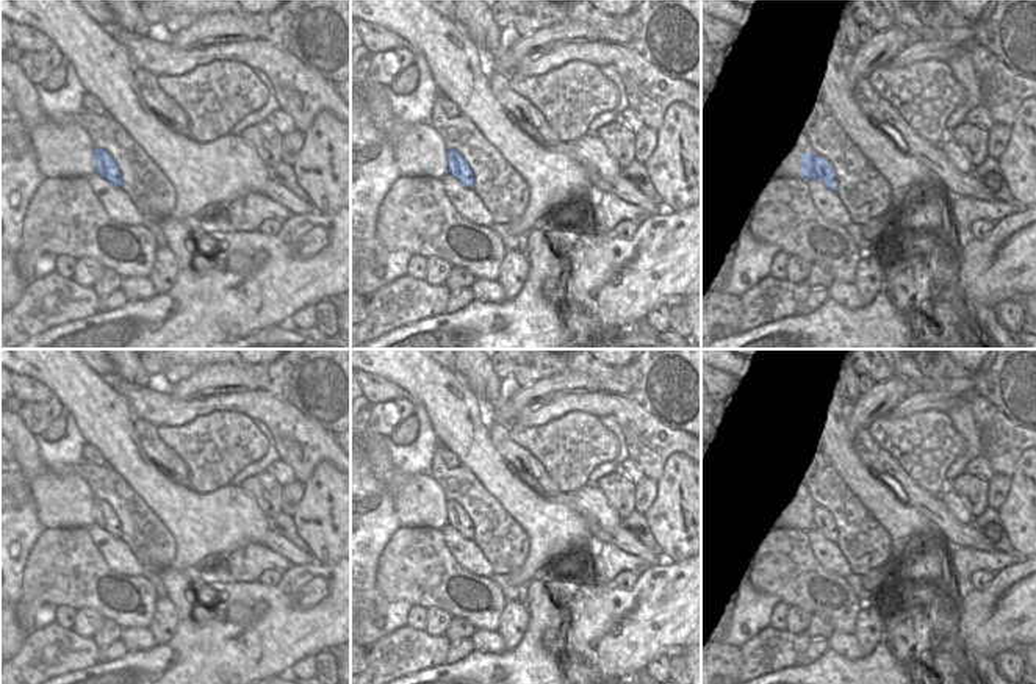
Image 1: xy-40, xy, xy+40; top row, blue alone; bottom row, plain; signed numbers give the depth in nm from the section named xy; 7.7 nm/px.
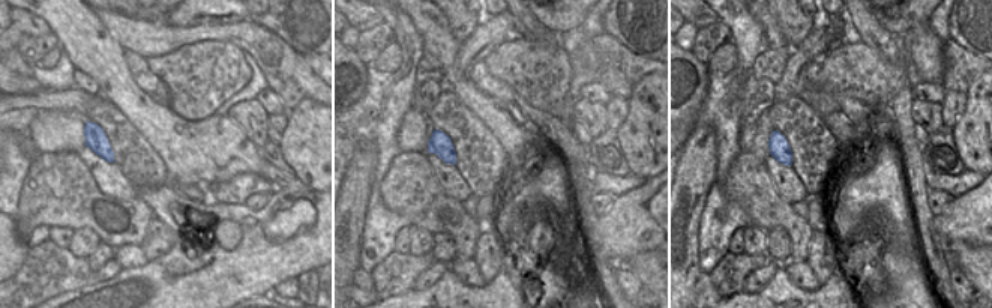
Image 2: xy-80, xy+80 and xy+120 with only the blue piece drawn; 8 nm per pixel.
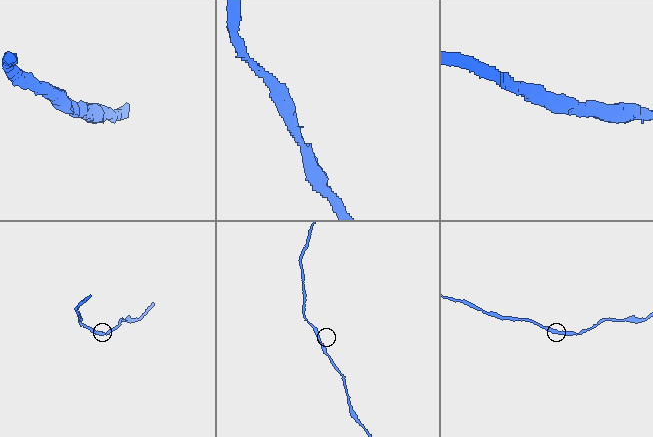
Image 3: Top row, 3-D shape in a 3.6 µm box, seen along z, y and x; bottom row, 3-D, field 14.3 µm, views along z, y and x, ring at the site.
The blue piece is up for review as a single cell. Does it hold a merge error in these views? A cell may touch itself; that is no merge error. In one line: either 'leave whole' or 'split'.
leave whole

